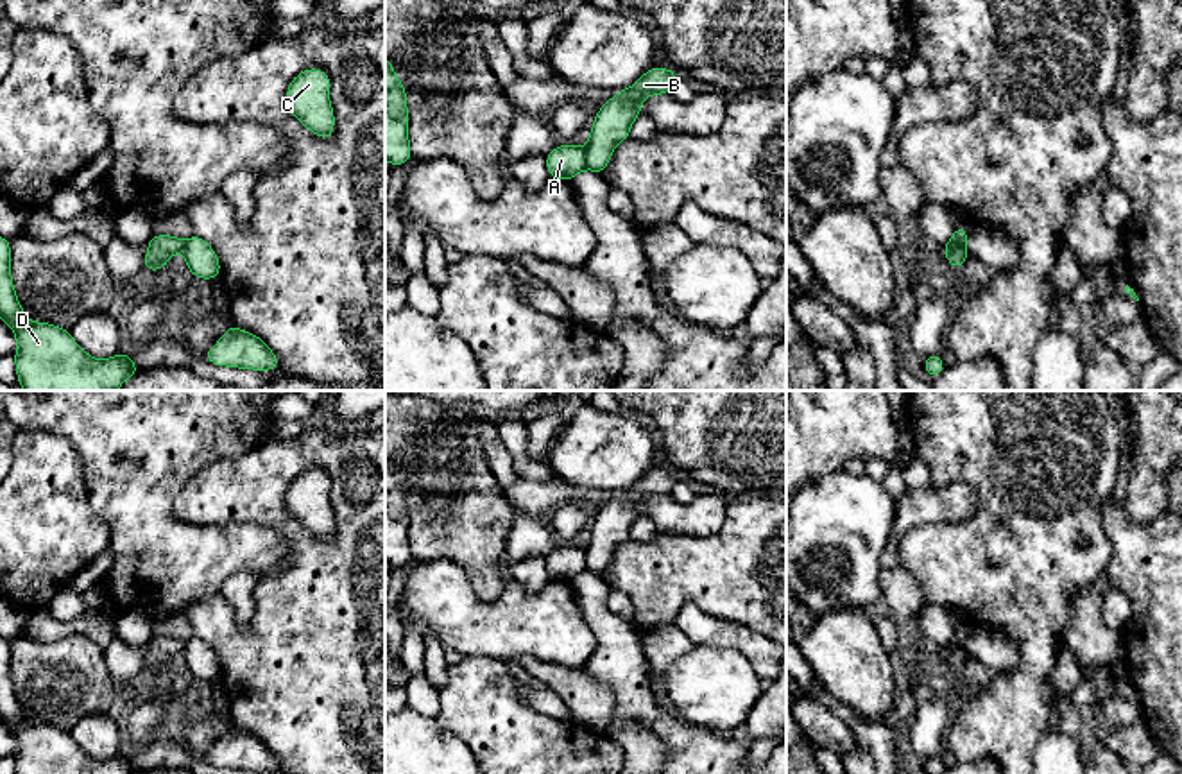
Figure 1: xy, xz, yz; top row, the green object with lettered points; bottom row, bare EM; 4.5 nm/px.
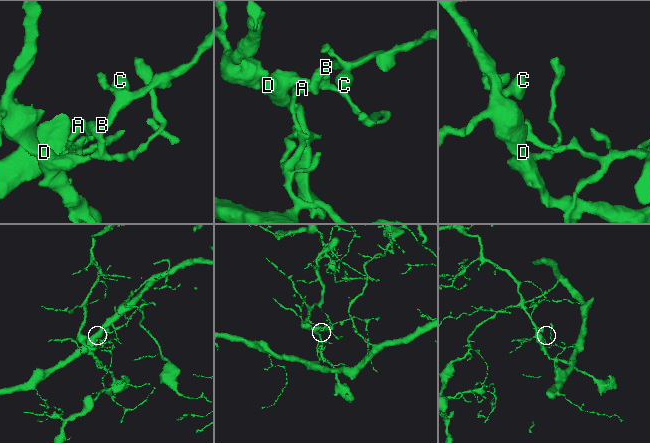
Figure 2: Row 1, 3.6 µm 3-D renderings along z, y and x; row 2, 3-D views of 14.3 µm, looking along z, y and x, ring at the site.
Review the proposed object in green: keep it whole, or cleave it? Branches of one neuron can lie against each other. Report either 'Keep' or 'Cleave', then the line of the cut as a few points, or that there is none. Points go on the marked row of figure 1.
Cleave. Split along xz (584, 149), (588, 167)

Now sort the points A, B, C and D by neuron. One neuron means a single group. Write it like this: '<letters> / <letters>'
A / B C D

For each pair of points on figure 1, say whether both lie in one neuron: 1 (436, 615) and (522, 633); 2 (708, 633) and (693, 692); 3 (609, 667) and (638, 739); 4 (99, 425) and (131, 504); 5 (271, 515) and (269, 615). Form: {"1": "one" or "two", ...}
{"1": "one", "2": "two", "3": "two", "4": "one", "5": "one"}

